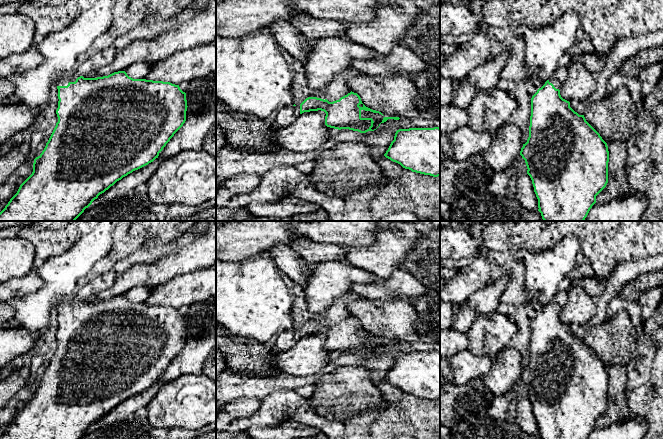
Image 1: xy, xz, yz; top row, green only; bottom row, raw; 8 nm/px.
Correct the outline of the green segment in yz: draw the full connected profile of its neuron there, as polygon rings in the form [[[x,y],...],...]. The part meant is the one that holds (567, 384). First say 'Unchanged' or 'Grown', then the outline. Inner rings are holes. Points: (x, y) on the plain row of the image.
Grown. [[[567,290],[558,291],[545,308],[531,322],[529,361],[520,379],[525,384],[527,398],[532,404],[541,439],[588,439],[596,427],[596,420],[608,407],[609,375],[600,358],[570,331],[570,326],[560,319],[560,312],[567,303]]]

